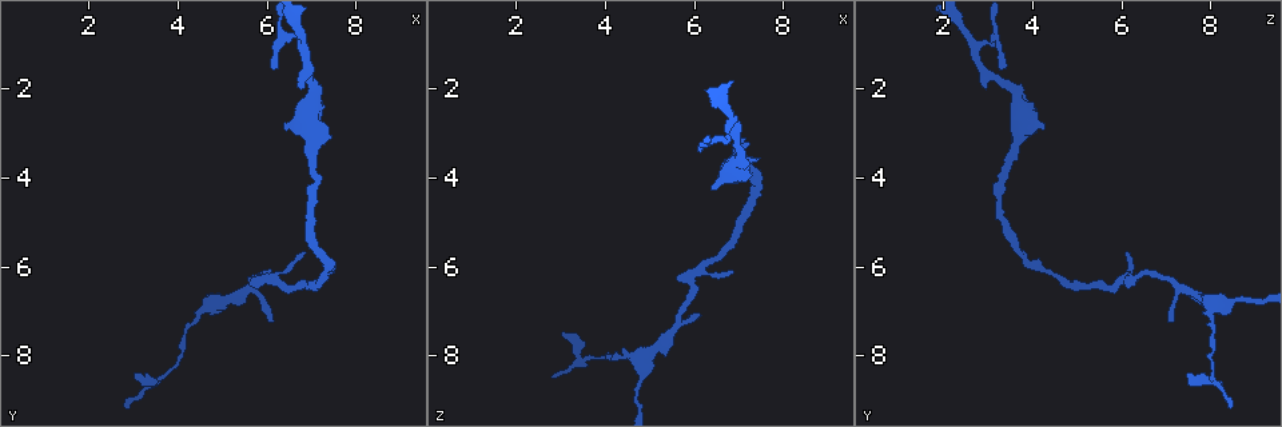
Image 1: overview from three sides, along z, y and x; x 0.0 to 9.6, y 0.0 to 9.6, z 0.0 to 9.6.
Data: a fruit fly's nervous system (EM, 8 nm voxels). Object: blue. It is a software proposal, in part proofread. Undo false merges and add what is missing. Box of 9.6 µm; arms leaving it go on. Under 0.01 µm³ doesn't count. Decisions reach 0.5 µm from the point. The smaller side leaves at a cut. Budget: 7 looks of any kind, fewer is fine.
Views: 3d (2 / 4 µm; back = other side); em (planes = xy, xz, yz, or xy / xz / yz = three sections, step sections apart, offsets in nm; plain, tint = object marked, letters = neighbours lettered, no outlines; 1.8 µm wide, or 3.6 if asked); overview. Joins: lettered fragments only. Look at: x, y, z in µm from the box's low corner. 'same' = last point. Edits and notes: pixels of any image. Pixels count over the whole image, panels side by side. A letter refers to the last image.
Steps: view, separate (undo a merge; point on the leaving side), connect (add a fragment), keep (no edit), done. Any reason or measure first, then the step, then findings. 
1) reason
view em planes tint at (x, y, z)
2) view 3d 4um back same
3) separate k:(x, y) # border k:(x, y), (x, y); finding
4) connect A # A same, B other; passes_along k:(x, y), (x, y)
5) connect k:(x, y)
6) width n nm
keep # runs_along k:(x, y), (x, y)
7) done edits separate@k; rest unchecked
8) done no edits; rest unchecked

abrupt turn
view 3d 2um at (3.35, 8.60, 7.90)

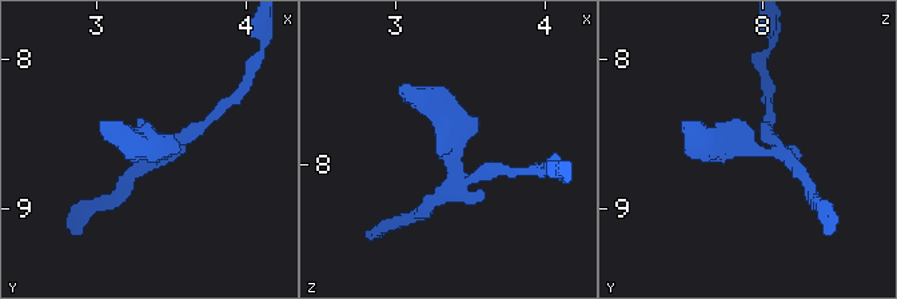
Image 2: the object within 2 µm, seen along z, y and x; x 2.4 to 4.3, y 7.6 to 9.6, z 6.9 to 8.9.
view em planes letters at (3.38, 8.60, 7.94)

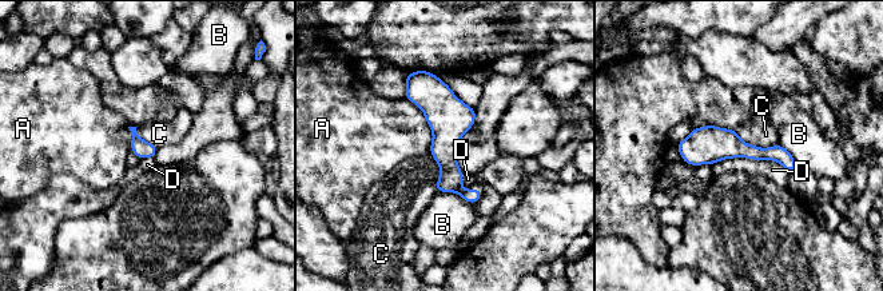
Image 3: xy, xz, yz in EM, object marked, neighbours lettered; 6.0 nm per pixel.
keep # A other, B other, C other, D other; all the same cell

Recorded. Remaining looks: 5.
three-way junction
view 3d 4um back at (4.85, 6.85, 8.00)

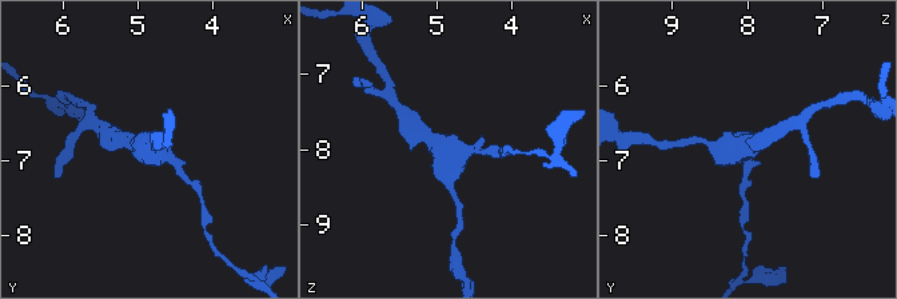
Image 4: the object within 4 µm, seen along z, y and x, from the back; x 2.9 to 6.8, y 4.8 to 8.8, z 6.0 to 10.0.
view em planes letters at (4.80, 6.85, 8.05)

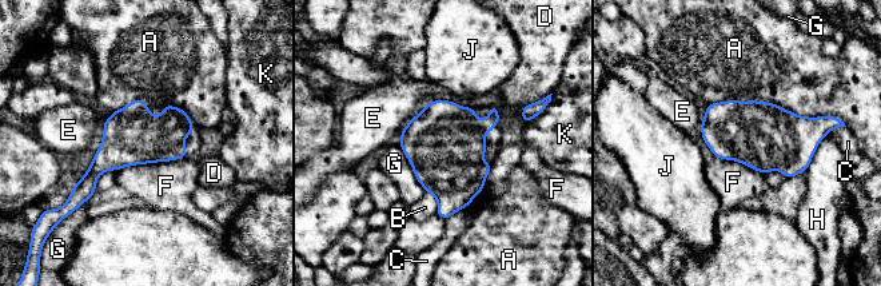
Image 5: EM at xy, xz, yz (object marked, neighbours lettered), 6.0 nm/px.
keep # A other, B other, C other, D other, E other, F other, G other, H other, J other, K other; continuous, no second cell

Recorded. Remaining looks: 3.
branch stops here
view em planes tint at (6.10, 7.20, 7.10)

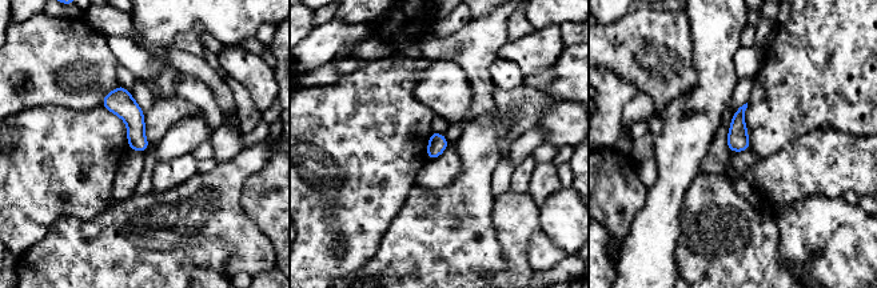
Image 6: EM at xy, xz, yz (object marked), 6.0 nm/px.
view em planes letters same

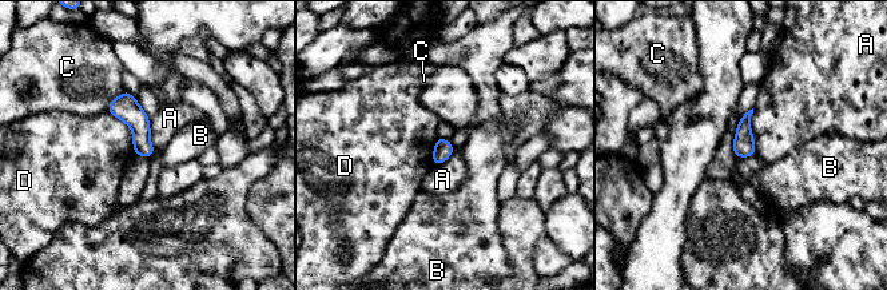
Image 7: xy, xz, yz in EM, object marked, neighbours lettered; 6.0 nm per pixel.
width 110 nm; longest_contact D 320 nm
keep # A other, B other, C other, D other; no lettered fragment goes on from it

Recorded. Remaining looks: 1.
done no edits; rest unchecked

